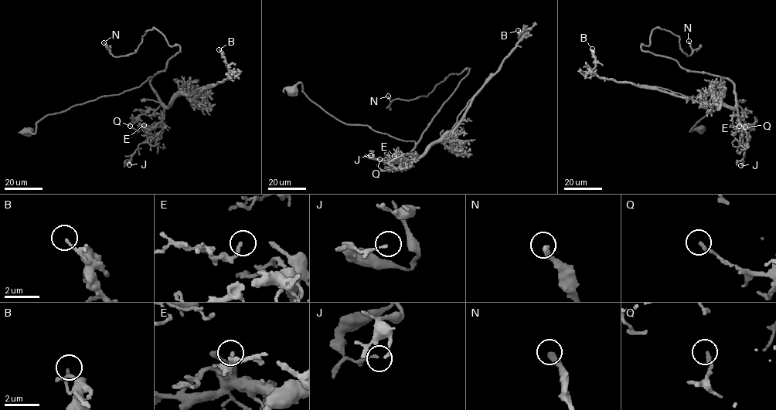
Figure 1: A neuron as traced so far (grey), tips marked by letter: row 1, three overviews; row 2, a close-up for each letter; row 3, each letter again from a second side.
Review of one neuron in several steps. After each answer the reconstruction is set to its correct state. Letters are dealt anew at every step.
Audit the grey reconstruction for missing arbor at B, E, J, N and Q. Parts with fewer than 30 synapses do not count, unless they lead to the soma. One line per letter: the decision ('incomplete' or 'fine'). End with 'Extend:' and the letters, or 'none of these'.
B: fine
E: fine
J: fine
N: fine
Q: fine
Extend: none of these

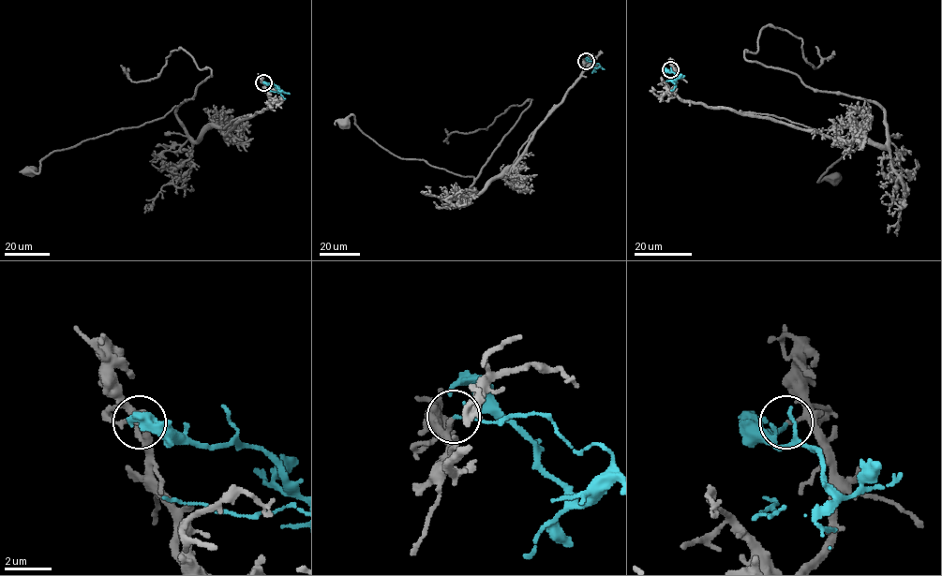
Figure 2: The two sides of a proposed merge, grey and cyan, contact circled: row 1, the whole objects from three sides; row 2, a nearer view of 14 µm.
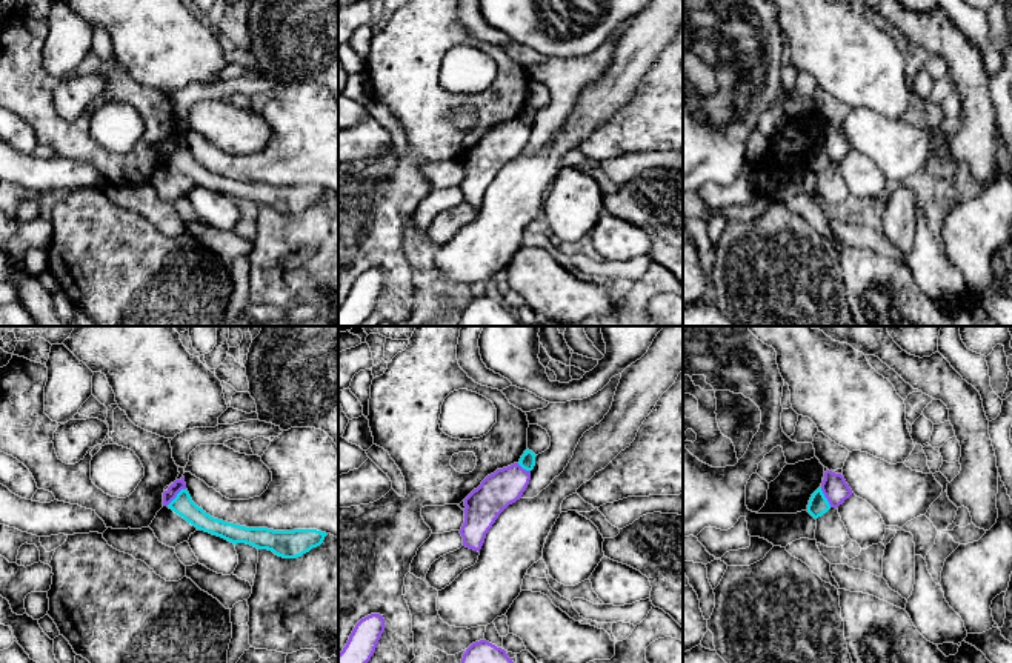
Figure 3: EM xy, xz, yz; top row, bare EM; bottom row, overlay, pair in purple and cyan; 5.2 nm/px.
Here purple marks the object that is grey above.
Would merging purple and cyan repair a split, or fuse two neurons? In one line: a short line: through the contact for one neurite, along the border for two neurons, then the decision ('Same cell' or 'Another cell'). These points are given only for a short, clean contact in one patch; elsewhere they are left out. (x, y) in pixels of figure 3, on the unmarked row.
Line: xy (185, 143), (166, 160). Another cell

